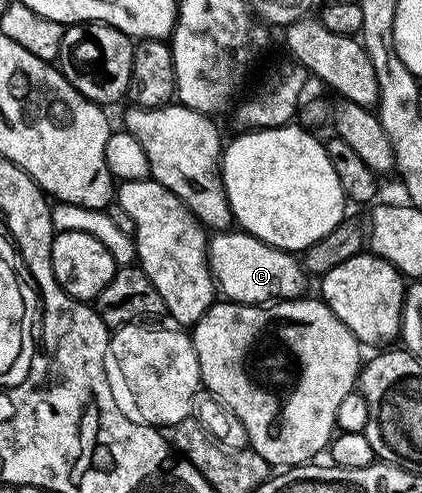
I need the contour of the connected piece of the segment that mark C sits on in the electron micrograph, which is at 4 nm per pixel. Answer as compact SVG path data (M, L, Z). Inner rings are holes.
M218 231L209 238L208 260L217 292L239 305L265 305L303 296L307 274L293 252L265 245L245 231Z

